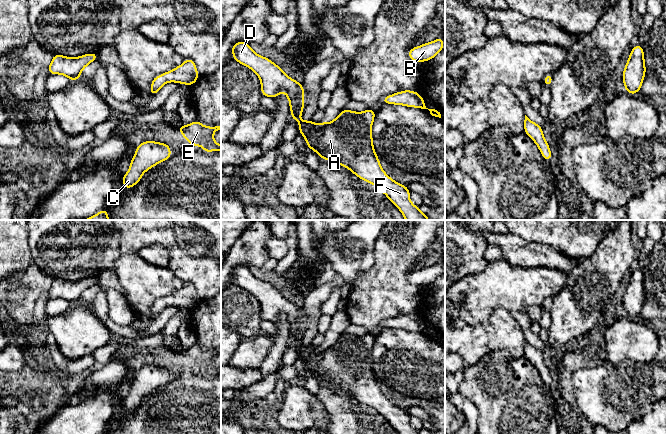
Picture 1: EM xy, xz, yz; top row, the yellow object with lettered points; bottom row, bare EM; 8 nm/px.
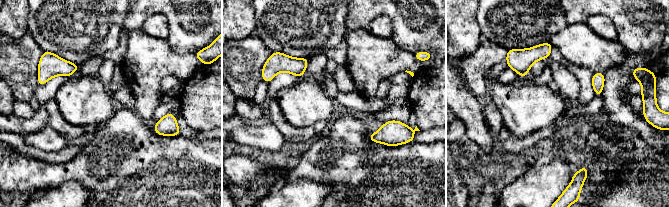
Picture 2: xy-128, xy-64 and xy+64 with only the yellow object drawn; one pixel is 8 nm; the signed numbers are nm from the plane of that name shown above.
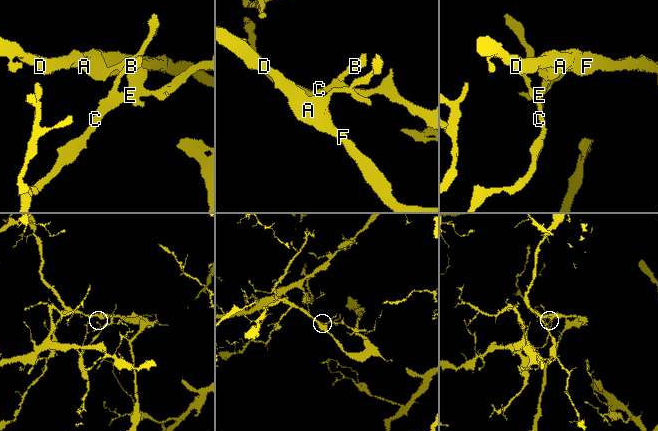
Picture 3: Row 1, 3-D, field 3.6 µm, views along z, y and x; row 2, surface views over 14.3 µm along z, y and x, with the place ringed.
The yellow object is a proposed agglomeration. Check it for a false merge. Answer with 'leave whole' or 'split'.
split

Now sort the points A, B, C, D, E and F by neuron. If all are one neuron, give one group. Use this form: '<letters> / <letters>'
A D F / B C E

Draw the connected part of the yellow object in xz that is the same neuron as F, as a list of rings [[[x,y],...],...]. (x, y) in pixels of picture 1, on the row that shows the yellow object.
[[[236,42],[232,46],[234,61],[246,65],[253,70],[261,81],[261,94],[266,97],[277,97],[282,91],[289,99],[291,109],[291,119],[297,120],[299,133],[301,133],[309,149],[320,155],[322,160],[331,160],[341,166],[348,168],[361,180],[375,185],[383,192],[389,200],[401,211],[406,220],[430,220],[423,214],[419,207],[411,203],[410,191],[407,186],[395,182],[381,168],[373,148],[373,138],[371,128],[375,118],[375,110],[367,109],[361,113],[344,109],[332,122],[322,122],[315,124],[312,120],[301,121],[300,116],[304,108],[304,88],[303,84],[288,77],[282,68],[273,63],[270,59],[256,54],[246,42]]]

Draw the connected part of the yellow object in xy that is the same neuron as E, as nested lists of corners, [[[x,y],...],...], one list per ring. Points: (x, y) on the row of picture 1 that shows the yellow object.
[[[195,119],[191,124],[177,128],[190,145],[202,145],[202,152],[221,151],[221,145],[217,144],[212,136],[214,132],[221,130],[221,126],[203,126]]]

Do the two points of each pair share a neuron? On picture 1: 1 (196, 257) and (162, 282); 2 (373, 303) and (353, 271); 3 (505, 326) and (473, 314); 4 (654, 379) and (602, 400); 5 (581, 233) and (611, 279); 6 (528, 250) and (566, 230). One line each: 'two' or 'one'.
1: two
2: two
3: two
4: one
5: two
6: two

